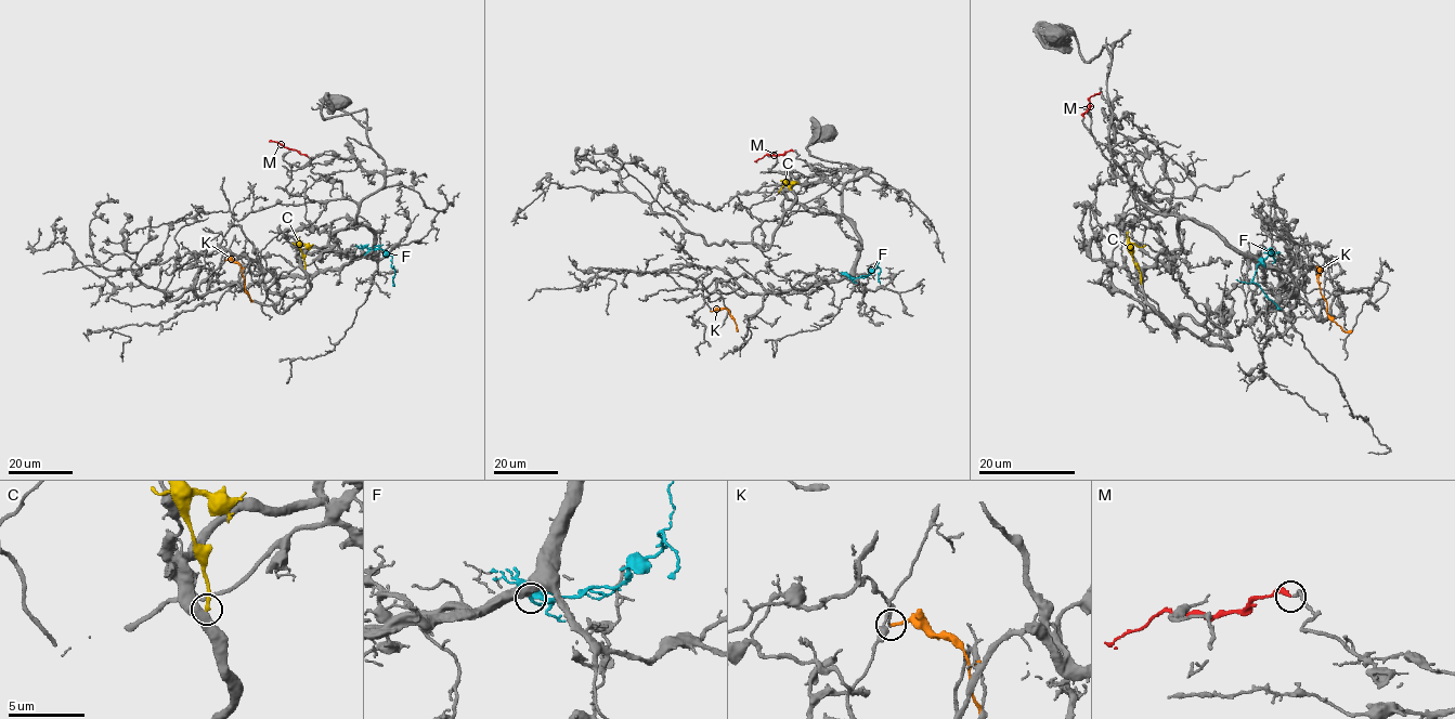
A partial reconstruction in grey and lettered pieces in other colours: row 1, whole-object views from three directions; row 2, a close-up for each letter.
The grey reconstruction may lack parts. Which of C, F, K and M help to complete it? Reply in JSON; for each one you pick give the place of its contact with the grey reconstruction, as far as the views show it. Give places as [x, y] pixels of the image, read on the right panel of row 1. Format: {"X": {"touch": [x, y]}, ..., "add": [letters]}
{"F": {"touch": [1273, 263]}, "M": {"touch": [1083, 117]}, "add": ["F", "M"]}

